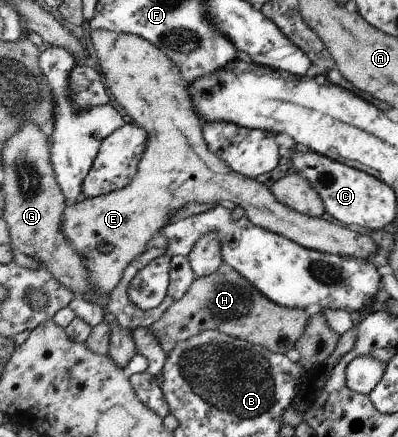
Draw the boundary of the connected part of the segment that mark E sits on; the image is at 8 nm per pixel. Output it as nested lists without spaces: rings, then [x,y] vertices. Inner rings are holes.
[[[106,29],[87,31],[87,37],[94,59],[98,60],[105,76],[106,87],[115,97],[115,101],[123,106],[125,112],[133,121],[147,131],[147,147],[141,155],[137,177],[125,186],[125,189],[115,189],[113,193],[104,196],[81,199],[72,206],[66,206],[61,217],[61,231],[64,231],[69,245],[81,255],[87,269],[87,285],[93,285],[97,293],[106,297],[122,279],[124,269],[137,255],[145,253],[148,241],[159,233],[161,227],[171,223],[169,219],[189,203],[221,203],[225,199],[233,201],[236,206],[245,210],[247,219],[263,229],[283,235],[287,239],[303,247],[341,257],[356,259],[373,259],[379,251],[379,246],[367,233],[352,231],[345,225],[337,225],[321,217],[311,217],[295,211],[277,201],[265,184],[234,172],[216,153],[213,153],[205,143],[199,117],[193,109],[193,101],[187,93],[187,83],[180,69],[163,53],[160,48],[149,43],[147,39],[133,34],[117,33]]]

